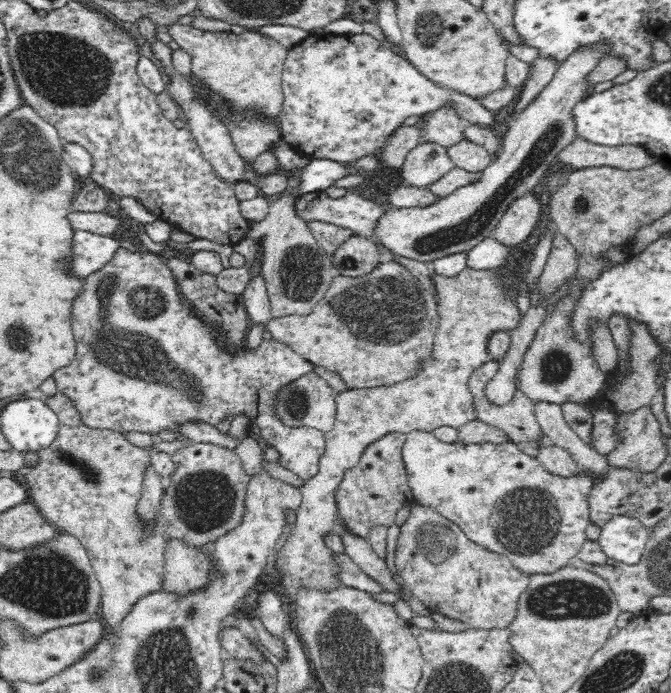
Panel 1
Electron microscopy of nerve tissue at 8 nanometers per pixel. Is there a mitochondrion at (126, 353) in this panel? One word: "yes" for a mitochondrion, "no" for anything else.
yes

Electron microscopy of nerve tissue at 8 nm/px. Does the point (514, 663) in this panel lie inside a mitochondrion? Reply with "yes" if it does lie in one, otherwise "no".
no

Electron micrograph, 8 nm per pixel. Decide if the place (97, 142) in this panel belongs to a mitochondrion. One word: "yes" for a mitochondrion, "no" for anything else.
no

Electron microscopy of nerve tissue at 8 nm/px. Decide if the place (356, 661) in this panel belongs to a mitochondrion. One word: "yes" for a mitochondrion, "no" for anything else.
yes

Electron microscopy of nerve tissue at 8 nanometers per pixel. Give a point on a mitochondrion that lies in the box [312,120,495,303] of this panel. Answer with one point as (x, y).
(348, 262)

